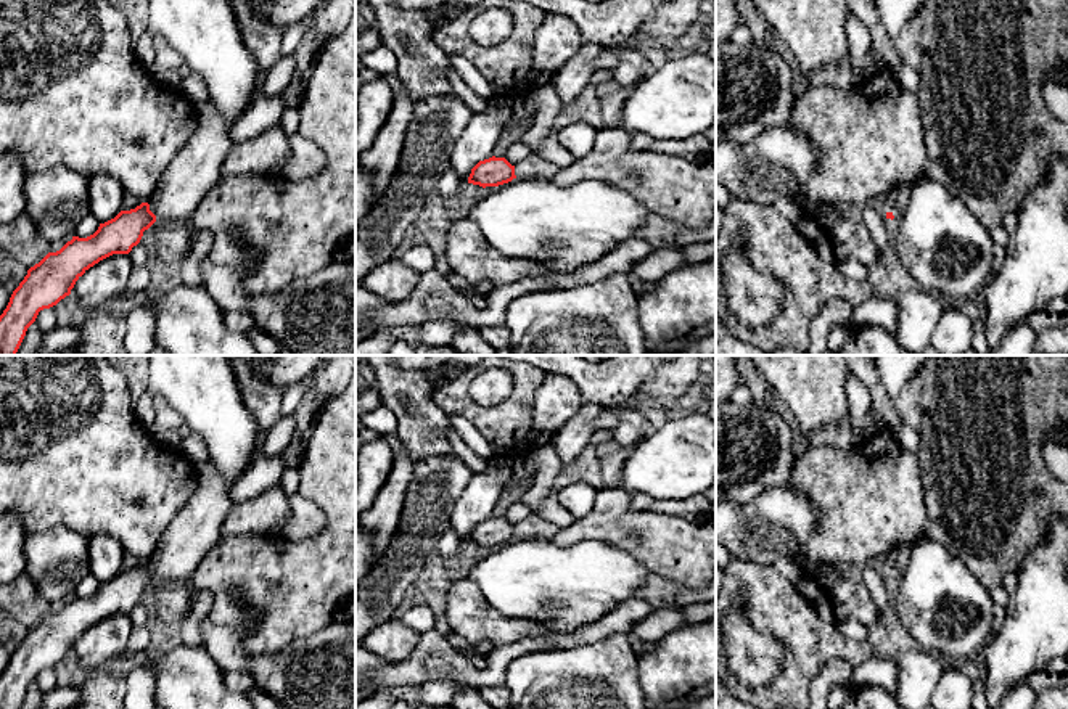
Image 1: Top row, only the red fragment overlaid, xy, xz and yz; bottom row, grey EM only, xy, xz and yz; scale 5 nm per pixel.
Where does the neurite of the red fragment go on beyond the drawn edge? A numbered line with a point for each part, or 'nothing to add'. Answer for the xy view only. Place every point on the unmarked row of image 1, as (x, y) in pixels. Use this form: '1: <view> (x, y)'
1: xy (198, 528)

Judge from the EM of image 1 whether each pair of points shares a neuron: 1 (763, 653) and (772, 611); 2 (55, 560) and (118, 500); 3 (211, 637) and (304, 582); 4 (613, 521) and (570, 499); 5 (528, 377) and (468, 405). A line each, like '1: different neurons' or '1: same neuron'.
1: different neurons
2: different neurons
3: different neurons
4: different neurons
5: same neuron

